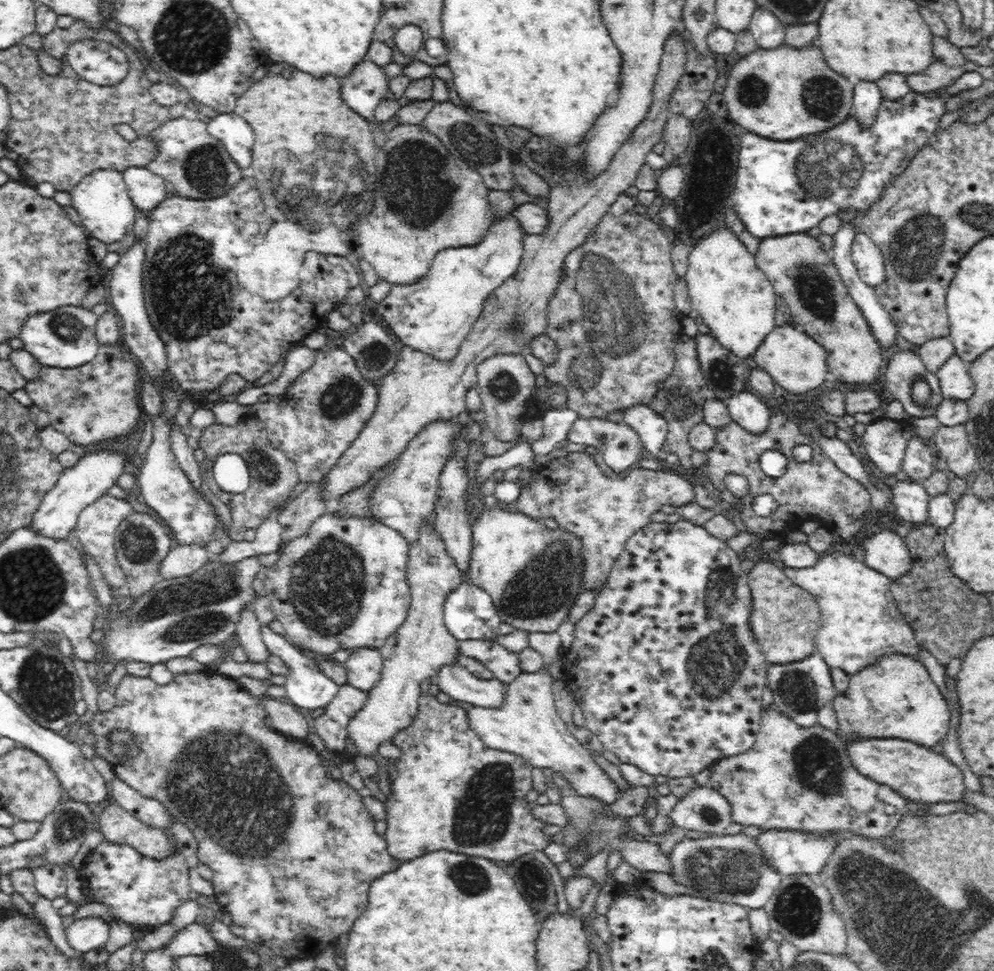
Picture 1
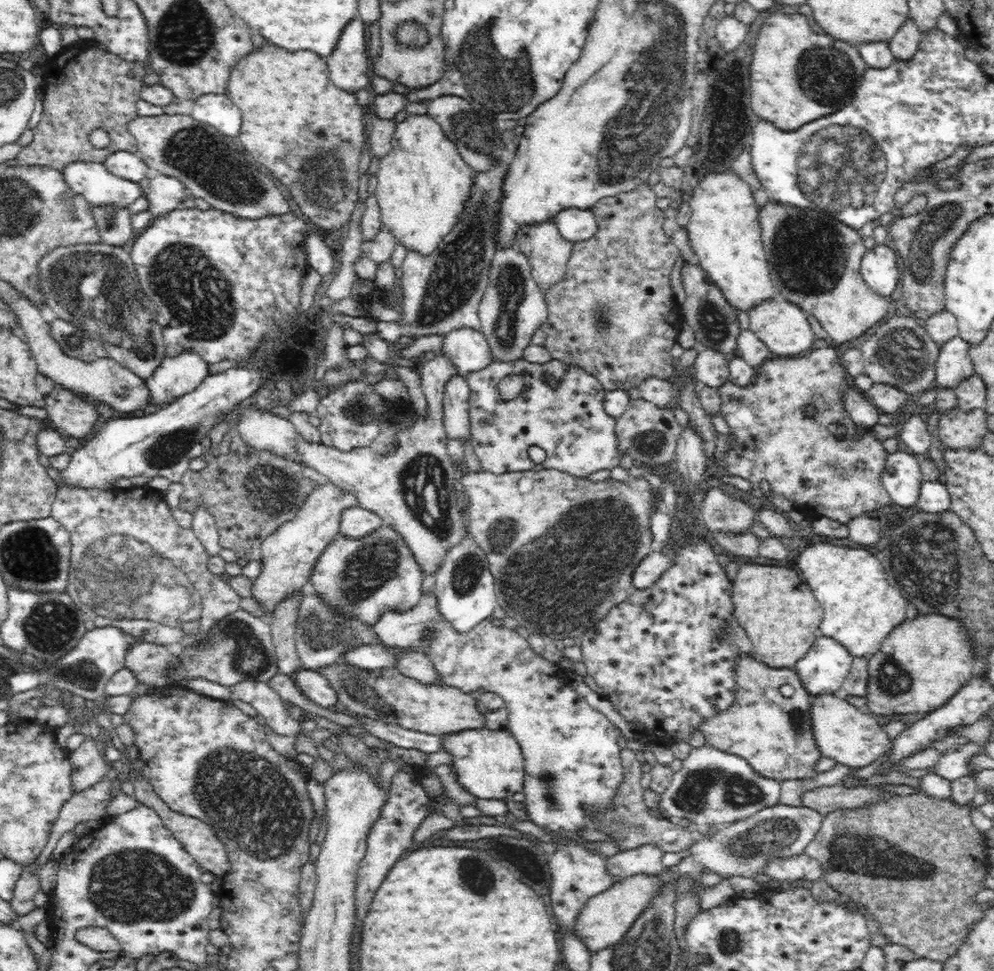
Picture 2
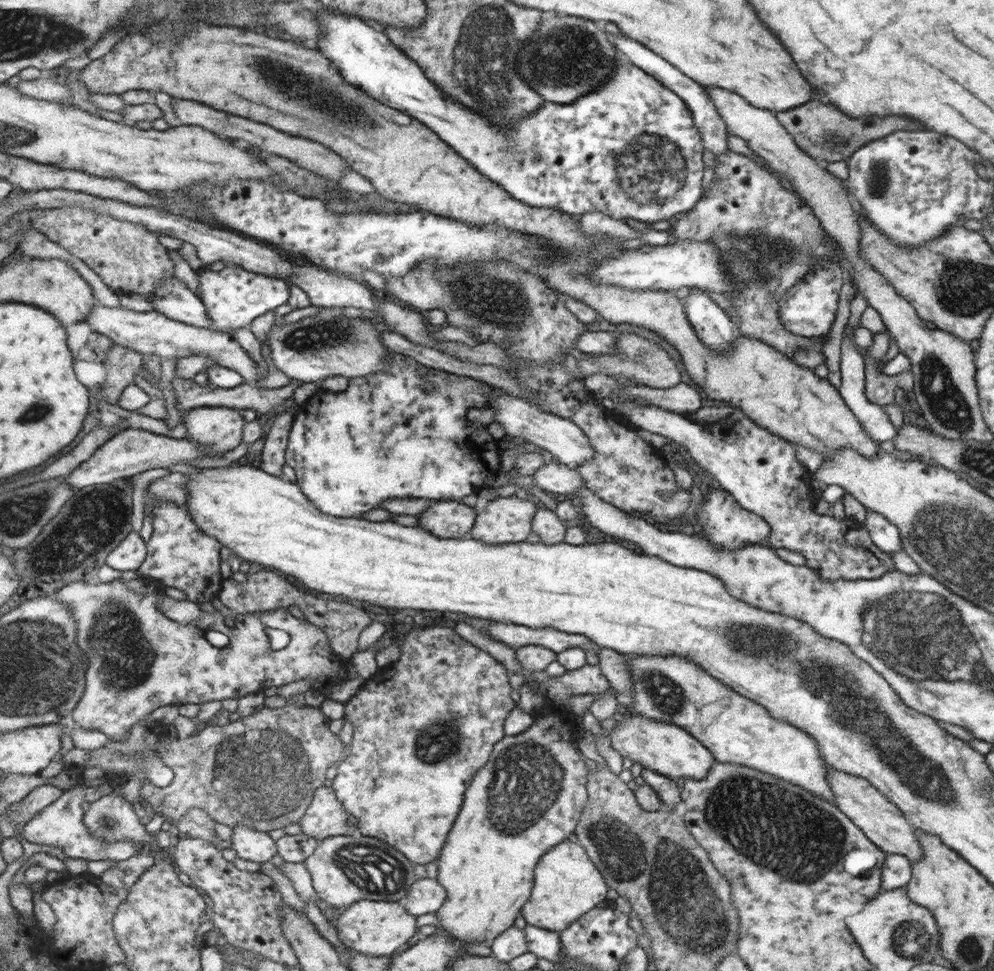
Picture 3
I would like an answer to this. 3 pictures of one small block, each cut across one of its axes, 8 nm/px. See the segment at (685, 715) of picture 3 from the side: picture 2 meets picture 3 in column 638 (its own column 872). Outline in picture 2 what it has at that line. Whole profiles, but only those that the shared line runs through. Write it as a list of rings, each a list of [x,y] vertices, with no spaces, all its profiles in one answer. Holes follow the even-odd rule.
[[[938,613],[919,614],[911,622],[904,621],[894,627],[881,642],[878,652],[867,657],[867,661],[868,684],[864,696],[870,713],[881,721],[895,715],[930,714],[942,708],[973,677],[977,667],[966,627],[958,619]]]

